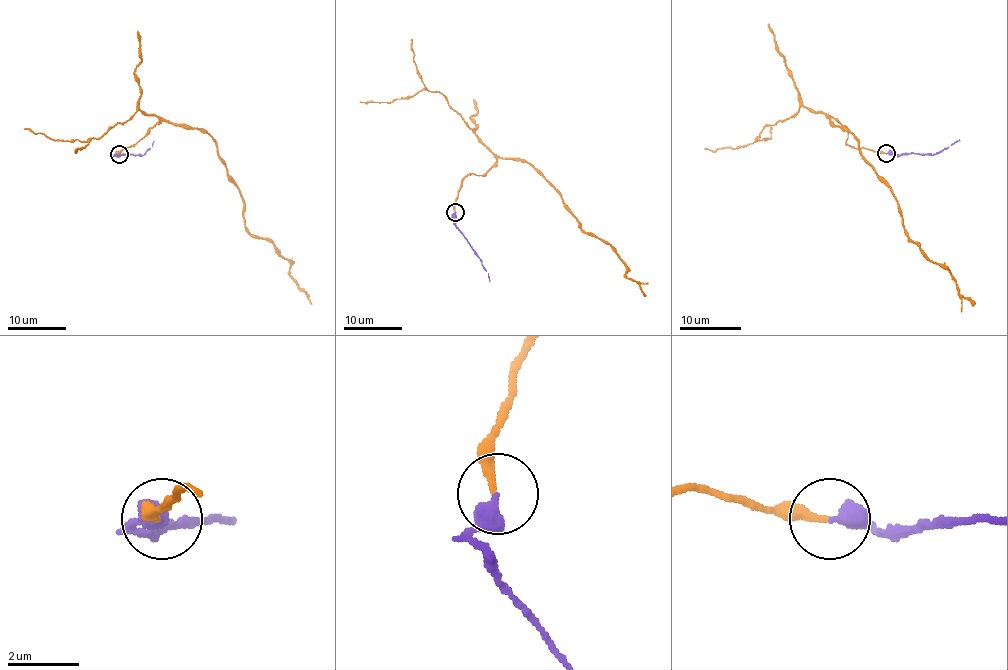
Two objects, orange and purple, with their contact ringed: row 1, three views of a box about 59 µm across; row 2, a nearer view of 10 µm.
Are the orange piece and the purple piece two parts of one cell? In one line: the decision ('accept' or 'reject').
accept

